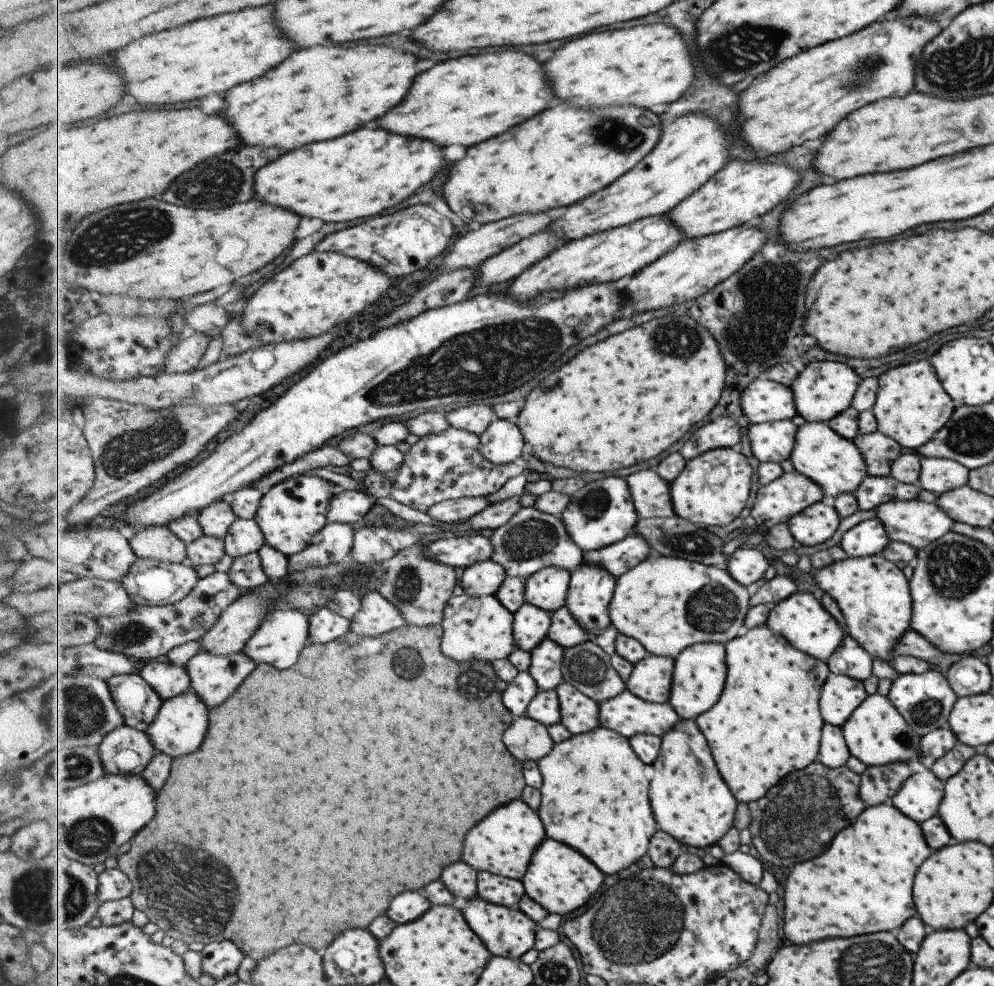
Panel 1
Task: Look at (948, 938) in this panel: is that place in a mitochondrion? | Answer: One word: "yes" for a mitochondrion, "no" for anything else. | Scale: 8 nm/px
no

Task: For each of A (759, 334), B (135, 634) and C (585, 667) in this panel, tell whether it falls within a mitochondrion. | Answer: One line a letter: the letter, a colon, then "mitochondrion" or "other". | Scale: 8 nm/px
A: mitochondrion
B: mitochondrion
C: mitochondrion

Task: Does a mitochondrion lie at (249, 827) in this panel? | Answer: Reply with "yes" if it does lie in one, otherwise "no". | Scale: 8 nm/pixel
no

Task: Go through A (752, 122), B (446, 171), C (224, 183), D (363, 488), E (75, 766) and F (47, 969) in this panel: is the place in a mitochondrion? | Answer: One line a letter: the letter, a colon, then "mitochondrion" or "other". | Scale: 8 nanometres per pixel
A: other
B: other
C: mitochondrion
D: other
E: mitochondrion
F: other

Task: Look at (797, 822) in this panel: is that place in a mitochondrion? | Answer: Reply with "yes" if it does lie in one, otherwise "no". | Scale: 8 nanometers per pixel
yes

